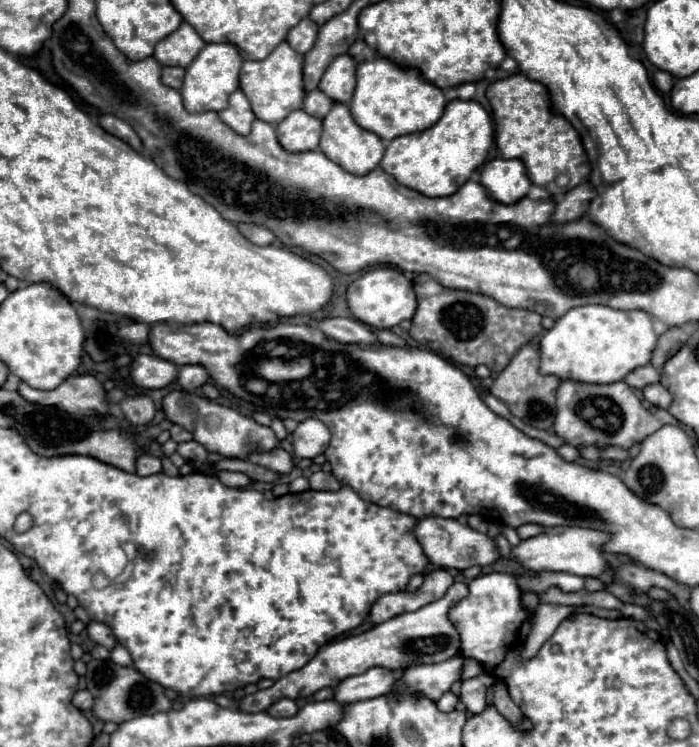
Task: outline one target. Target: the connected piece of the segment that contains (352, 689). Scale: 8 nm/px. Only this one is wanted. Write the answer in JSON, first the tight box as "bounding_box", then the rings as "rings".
{"bounding_box":[335,667,393,703],"rings":[[[373,667],[361,675],[353,675],[343,679],[335,687],[335,701],[339,703],[355,703],[355,701],[365,701],[373,697],[387,695],[389,689],[393,687],[393,673],[383,667]]]}

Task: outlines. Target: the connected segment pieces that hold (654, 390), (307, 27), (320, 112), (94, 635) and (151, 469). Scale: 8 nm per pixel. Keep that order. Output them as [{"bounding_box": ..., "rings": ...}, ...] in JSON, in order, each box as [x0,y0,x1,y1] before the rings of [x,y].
[{"bounding_box":[643,383,673,409],"rings":[[[657,383],[657,385],[647,385],[647,387],[643,389],[643,395],[645,395],[645,399],[647,399],[651,405],[661,407],[661,409],[669,409],[669,405],[673,403],[671,393],[669,393],[661,383]]]},{"bounding_box":[287,19,317,55],"rings":[[[303,19],[297,27],[293,27],[287,35],[287,43],[301,55],[305,55],[317,41],[317,25],[311,19]]]},{"bounding_box":[303,89,333,119],"rings":[[[315,89],[313,93],[309,93],[309,95],[305,97],[305,103],[303,103],[303,109],[305,109],[309,115],[317,117],[317,119],[323,119],[323,117],[329,113],[331,107],[333,107],[333,101],[329,101],[329,97],[325,97],[319,89]]]},{"bounding_box":[87,621,117,649],"rings":[[[89,621],[87,631],[89,631],[89,637],[91,637],[95,643],[99,643],[99,645],[103,645],[103,647],[107,647],[107,649],[113,649],[113,645],[117,643],[117,639],[113,637],[111,627],[109,627],[107,623]]]},{"bounding_box":[137,453,161,477],"rings":[[[143,453],[137,457],[137,475],[145,477],[145,475],[155,475],[161,471],[161,459],[153,457],[149,453]]]}]

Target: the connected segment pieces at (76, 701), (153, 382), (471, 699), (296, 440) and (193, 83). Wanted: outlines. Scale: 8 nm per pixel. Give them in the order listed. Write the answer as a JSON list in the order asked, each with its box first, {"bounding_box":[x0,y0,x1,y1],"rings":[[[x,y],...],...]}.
[{"bounding_box":[73,689,95,711],"rings":[[[87,689],[77,691],[75,697],[73,697],[73,705],[77,705],[77,709],[81,709],[81,711],[91,711],[93,703],[95,703],[95,699]]]},{"bounding_box":[131,355,177,389],"rings":[[[139,355],[131,363],[131,379],[141,389],[167,387],[177,375],[177,367],[157,355]]]},{"bounding_box":[461,671,497,713],"rings":[[[481,671],[477,677],[465,679],[461,683],[461,703],[467,707],[467,711],[471,711],[471,713],[483,713],[485,711],[487,706],[486,692],[495,681],[497,679],[491,673]]]},{"bounding_box":[293,419,331,459],"rings":[[[319,419],[301,421],[293,433],[293,447],[299,459],[313,459],[325,453],[329,441],[331,441],[329,427]]]},{"bounding_box":[181,43,243,113],"rings":[[[207,43],[185,71],[185,79],[183,79],[183,87],[181,87],[185,107],[191,113],[225,109],[225,105],[229,105],[229,95],[233,91],[237,91],[237,87],[239,87],[241,63],[243,63],[243,59],[235,45]]]}]

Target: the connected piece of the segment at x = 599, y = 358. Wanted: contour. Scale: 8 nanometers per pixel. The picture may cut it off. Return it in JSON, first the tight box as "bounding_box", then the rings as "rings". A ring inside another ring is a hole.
{"bounding_box":[539,305,657,383],"rings":[[[583,305],[567,311],[539,341],[543,375],[555,375],[563,381],[615,383],[639,365],[647,365],[655,349],[657,335],[651,315],[645,311],[619,311],[603,305]]]}

